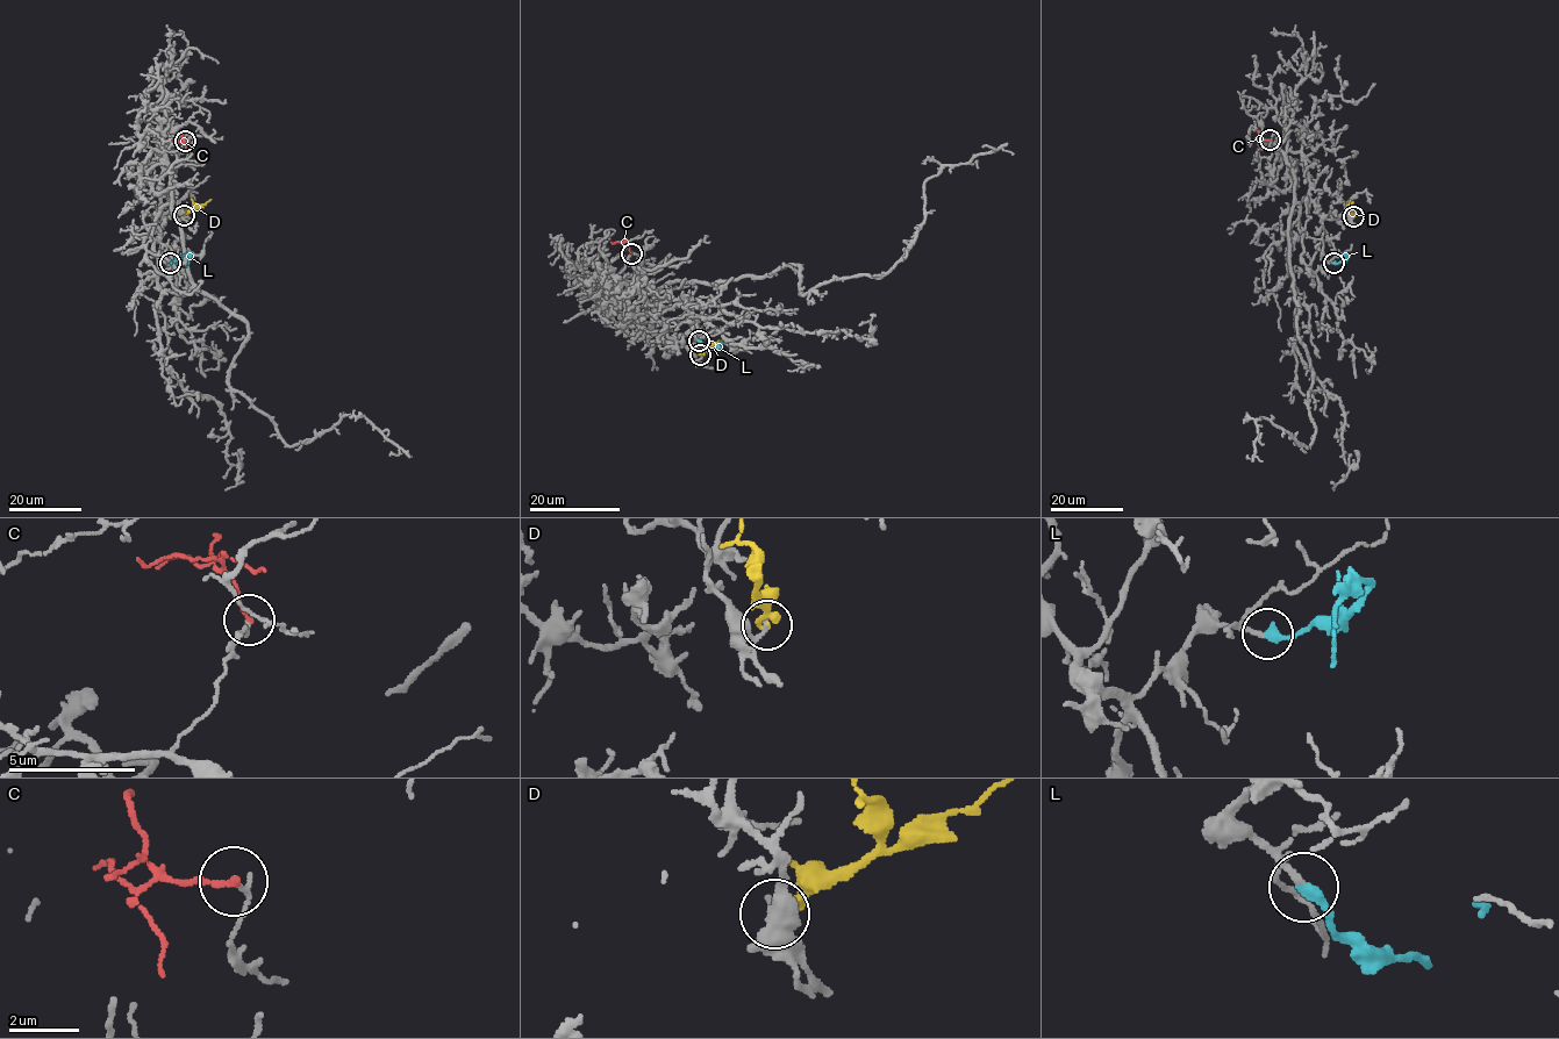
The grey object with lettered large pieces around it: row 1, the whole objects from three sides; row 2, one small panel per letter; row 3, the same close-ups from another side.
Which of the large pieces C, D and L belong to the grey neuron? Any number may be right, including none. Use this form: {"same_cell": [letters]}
{"same_cell": ["L"]}

